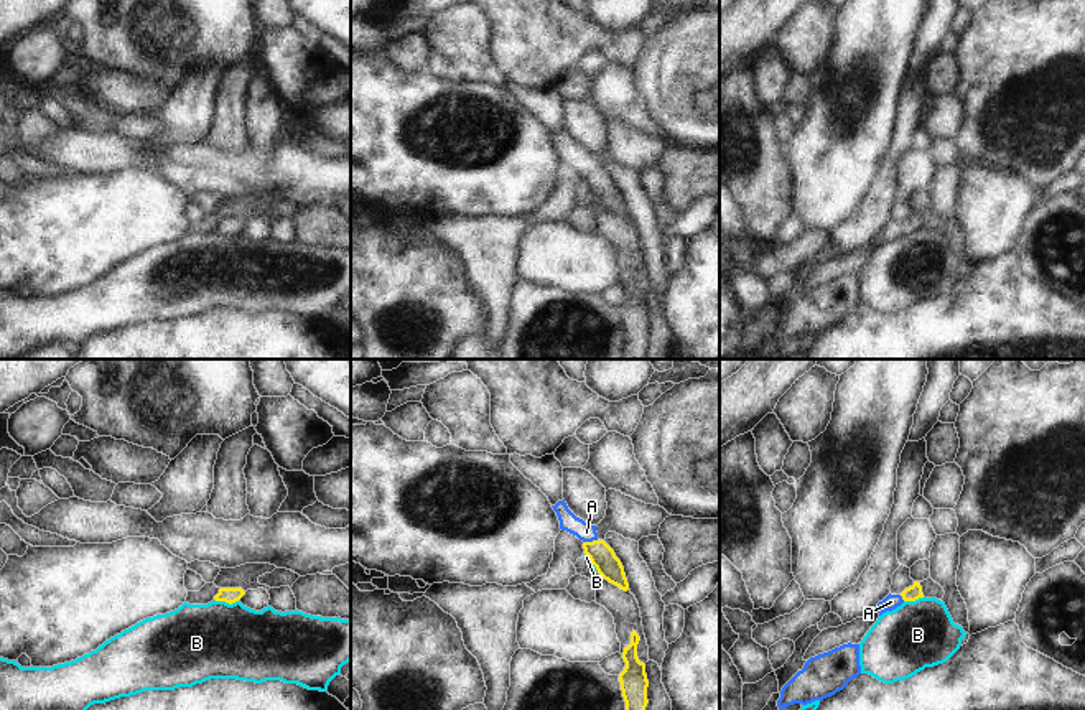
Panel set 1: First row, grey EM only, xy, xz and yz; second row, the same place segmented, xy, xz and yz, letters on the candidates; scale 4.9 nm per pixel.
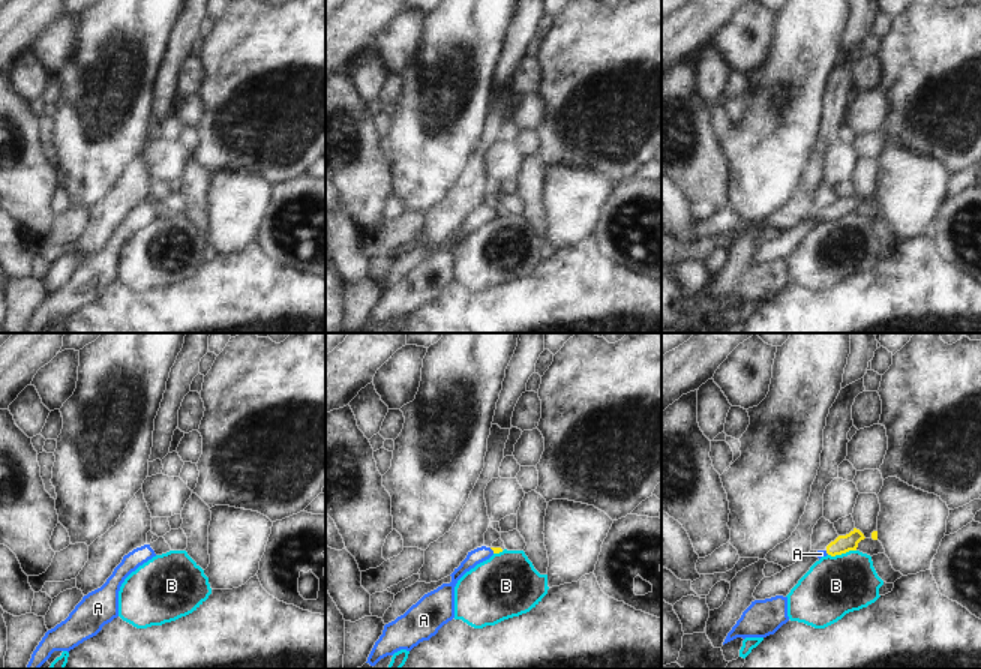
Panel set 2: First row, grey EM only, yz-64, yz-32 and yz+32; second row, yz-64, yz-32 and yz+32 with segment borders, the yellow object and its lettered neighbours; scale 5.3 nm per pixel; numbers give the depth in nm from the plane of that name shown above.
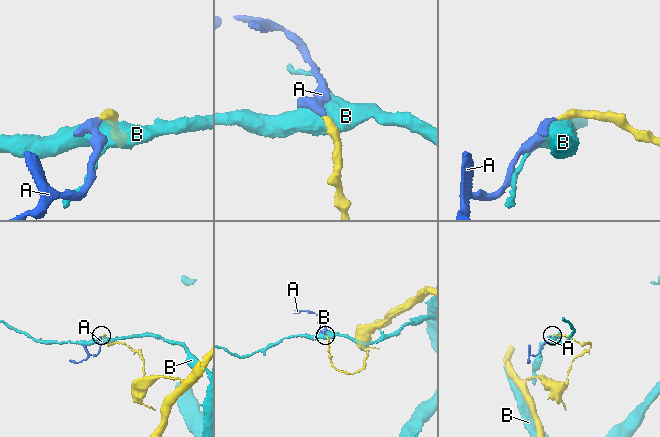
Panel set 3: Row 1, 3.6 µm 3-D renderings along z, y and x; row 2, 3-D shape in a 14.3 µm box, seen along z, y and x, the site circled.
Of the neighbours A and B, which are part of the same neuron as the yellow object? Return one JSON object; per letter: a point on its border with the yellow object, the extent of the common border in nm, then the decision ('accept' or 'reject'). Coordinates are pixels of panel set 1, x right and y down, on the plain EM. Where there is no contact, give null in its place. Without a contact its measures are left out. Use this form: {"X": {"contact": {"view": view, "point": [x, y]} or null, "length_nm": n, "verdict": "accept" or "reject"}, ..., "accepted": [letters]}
{"A": {"contact": {"view": "xz", "point": [590, 173]}, "length_nm": 70, "verdict": "accept"}, "B": {"contact": {"view": "xy", "point": [226, 233]}, "length_nm": 120, "verdict": "reject"}, "accepted": ["A"]}

